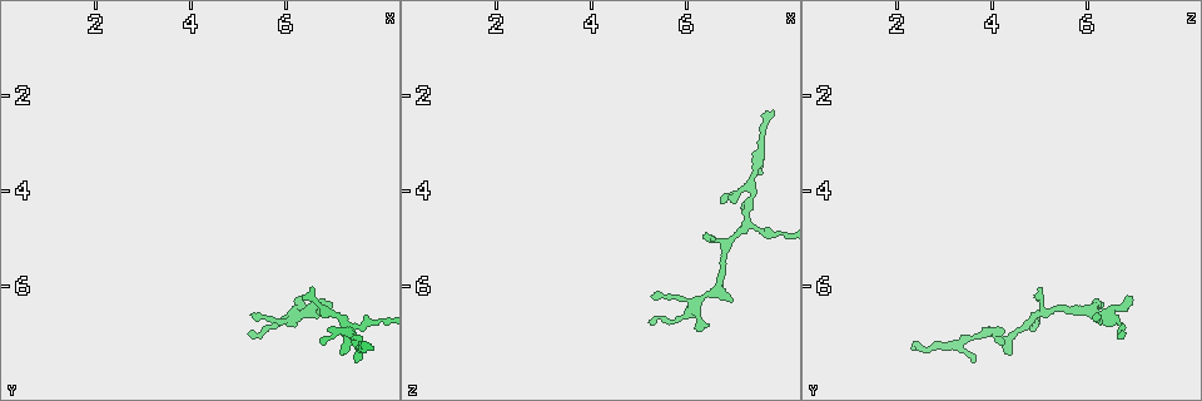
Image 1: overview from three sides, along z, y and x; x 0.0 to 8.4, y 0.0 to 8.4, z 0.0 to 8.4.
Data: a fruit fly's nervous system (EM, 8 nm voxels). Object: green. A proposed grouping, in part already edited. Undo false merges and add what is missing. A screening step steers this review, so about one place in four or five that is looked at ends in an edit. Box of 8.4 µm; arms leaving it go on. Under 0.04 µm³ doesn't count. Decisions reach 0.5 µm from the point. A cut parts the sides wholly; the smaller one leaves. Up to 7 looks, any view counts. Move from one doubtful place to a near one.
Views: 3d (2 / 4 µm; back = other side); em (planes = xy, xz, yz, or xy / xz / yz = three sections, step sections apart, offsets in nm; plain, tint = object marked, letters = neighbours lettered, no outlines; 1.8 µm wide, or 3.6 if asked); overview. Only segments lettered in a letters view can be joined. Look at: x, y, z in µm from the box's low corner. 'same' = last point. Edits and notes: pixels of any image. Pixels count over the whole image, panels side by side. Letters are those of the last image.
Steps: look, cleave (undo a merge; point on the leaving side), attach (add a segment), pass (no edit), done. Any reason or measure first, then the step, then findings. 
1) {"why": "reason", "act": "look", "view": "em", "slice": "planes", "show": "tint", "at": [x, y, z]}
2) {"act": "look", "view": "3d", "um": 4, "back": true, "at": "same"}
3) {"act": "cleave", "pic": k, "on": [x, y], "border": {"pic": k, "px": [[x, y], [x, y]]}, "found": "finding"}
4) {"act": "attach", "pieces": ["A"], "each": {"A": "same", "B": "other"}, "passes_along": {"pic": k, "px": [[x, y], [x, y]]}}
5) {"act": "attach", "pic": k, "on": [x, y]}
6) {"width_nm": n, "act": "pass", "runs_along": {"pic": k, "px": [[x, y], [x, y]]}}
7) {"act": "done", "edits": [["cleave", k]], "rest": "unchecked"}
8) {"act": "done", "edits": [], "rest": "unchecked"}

{"why": "branch stops here", "act": "look", "view": "em", "slice": "planes", "show": "plain", "at": [7.85, 7.30, 2.35]}

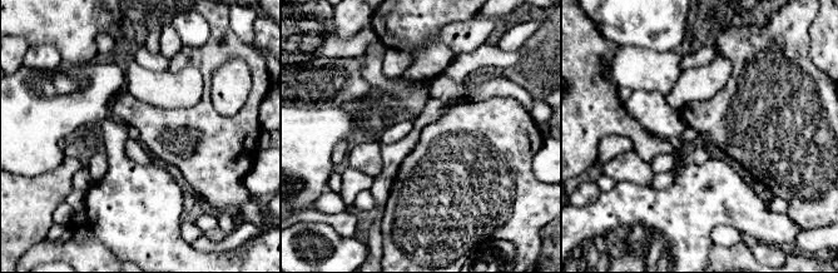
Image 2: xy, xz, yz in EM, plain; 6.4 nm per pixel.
{"act": "look", "view": "em", "slice": "planes", "show": "letters", "at": "same"}

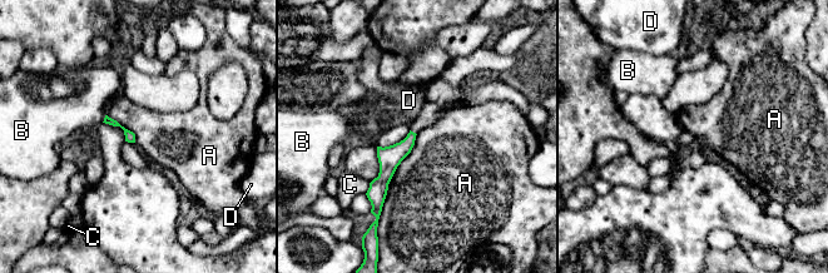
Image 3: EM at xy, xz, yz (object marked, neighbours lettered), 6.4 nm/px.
{"act": "attach", "pieces": ["B"], "each": {"A": "other", "B": "same", "C": "other", "D": "other"}, "passes_along": {"pic": 3, "px": [[129, 135], [104, 119], [85, 108]]}, "found": "it goes on there"}

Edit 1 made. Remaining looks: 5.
{"why": "free end", "act": "look", "view": "3d", "um": 2, "at": [6.70, 7.15, 4.20]}

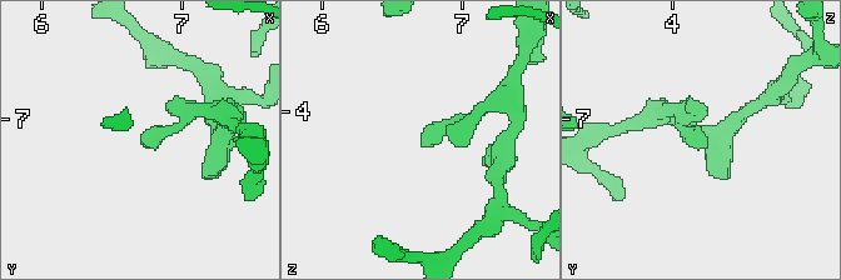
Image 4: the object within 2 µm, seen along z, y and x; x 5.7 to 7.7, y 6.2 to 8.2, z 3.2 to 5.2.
{"why": "need the tissue", "act": "look", "view": "em", "slice": "planes", "show": "plain", "at": [6.68, 7.16, 4.20]}

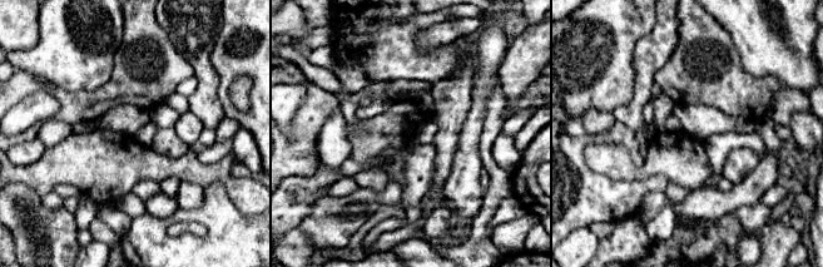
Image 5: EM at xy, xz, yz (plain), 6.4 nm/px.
{"act": "look", "view": "em", "slice": "planes", "show": "letters", "at": "same"}

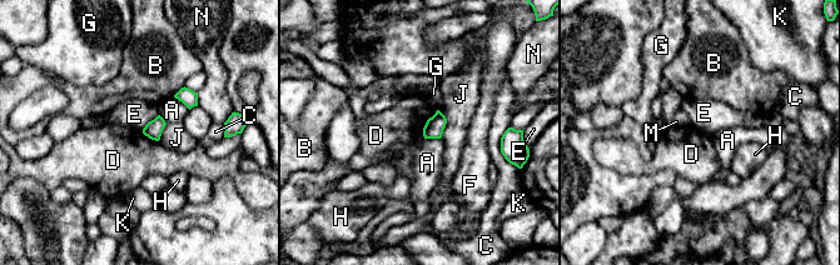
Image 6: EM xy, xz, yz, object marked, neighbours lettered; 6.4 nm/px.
{"longest_contact_nm": ["J", 180], "act": "pass", "each": {"A": "other", "B": "other", "C": "other", "D": "other", "E": "other", "F": "other", "G": "other", "H": "other", "J": "other", "K": "other", "M": "other", "N": "other"}, "border": {"pic": 6, "px": [[437, 110], [427, 120], [422, 131]]}, "found": "none of them fits"}

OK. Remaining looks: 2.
{"why": "free end", "act": "look", "view": "em", "slice": "yz", "step": 16, "show": "letters", "at": [6.30, 6.20, 6.90]}

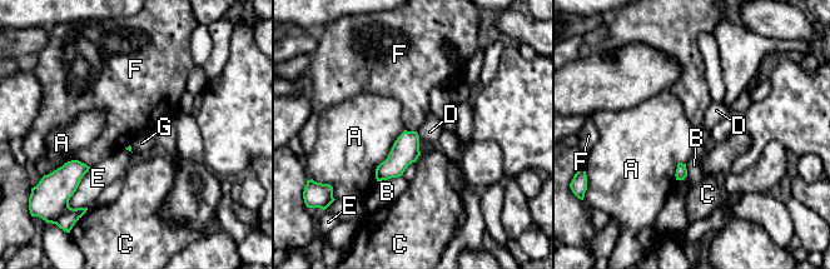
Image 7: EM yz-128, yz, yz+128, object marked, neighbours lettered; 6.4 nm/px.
{"act": "look", "view": "em", "slice": "planes", "show": "letters", "at": "same"}

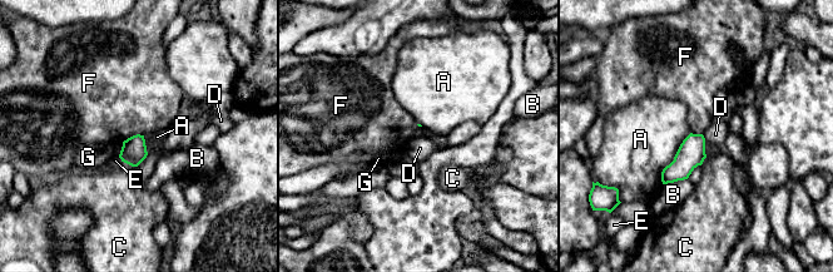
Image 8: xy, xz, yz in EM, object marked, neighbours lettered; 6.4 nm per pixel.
{"act": "pass", "each": {"A": "other", "B": "other", "C": "other", "D": "other", "E": "other", "F": "other", "G": "other"}, "border": {"pic": 8, "px": [[144, 136], [130, 136], [123, 142]]}, "found": "none of them fits"}

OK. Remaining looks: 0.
{"act": "done", "edits": [["attach", 3]], "rest": "unchecked"}

